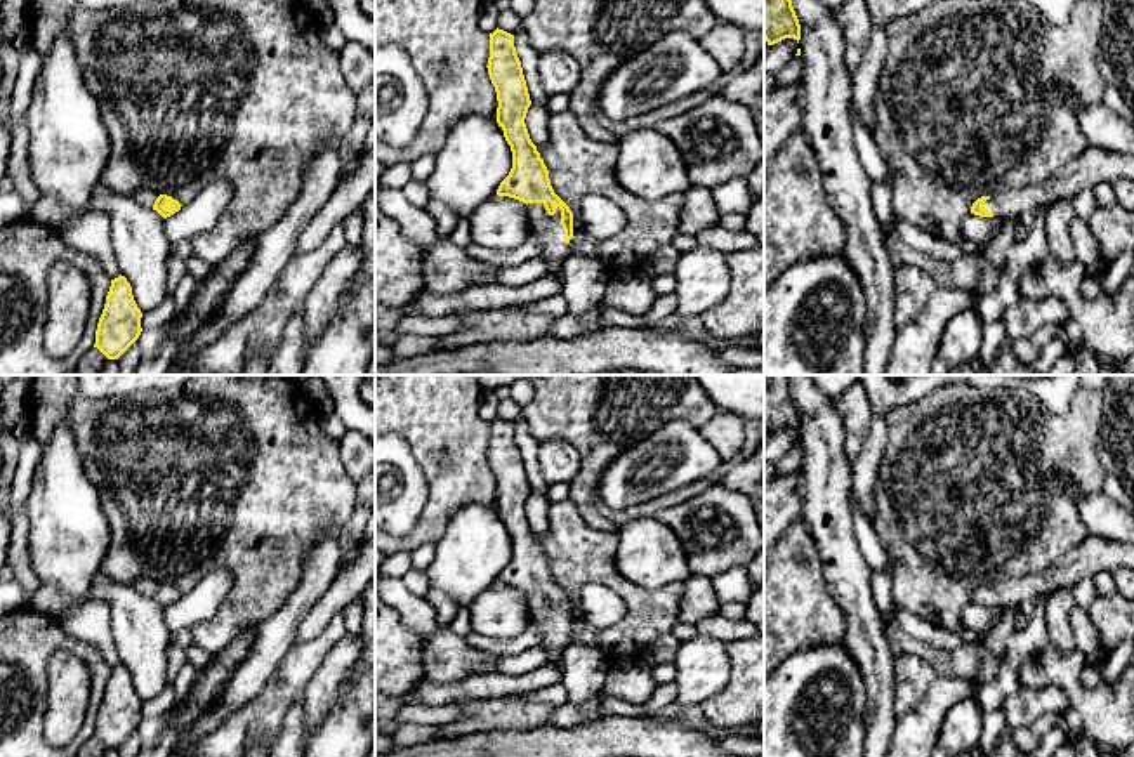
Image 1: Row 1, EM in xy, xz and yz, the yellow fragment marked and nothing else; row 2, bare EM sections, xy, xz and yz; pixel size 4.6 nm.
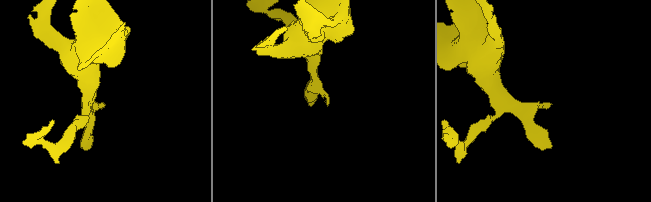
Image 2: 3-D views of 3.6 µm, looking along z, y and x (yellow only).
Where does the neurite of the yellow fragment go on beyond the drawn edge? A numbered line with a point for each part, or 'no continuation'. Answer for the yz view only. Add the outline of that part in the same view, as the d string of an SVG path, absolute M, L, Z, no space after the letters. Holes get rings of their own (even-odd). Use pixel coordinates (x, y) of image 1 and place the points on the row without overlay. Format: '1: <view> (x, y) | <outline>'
1: yz (1094, 554) | M1089 535L1075 549L1040 573L1005 576L992 583L983 597L993 606L1007 608L1040 596L1051 596L1061 587L1073 587L1082 576L1118 568L1134 569L1134 545Z

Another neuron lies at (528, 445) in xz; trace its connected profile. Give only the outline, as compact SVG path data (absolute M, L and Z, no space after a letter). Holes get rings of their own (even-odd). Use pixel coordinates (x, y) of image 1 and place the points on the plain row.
M523 415L514 425L514 436L521 450L531 495L545 495L549 484L544 481L538 469L538 460L537 460L538 441L531 436Z

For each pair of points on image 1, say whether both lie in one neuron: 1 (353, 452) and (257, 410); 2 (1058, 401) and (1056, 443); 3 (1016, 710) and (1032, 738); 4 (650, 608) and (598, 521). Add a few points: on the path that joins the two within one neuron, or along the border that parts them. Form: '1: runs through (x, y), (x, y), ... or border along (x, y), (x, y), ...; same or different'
1: border along (337, 440), (339, 459), (346, 474), (355, 483); different
2: border along (1028, 393), (1053, 412), (1061, 412), (1075, 393); different
3: border along (1060, 710), (1048, 712), (1032, 724), (1013, 730); different
4: border along (572, 502), (589, 525), (606, 530), (615, 528); different

